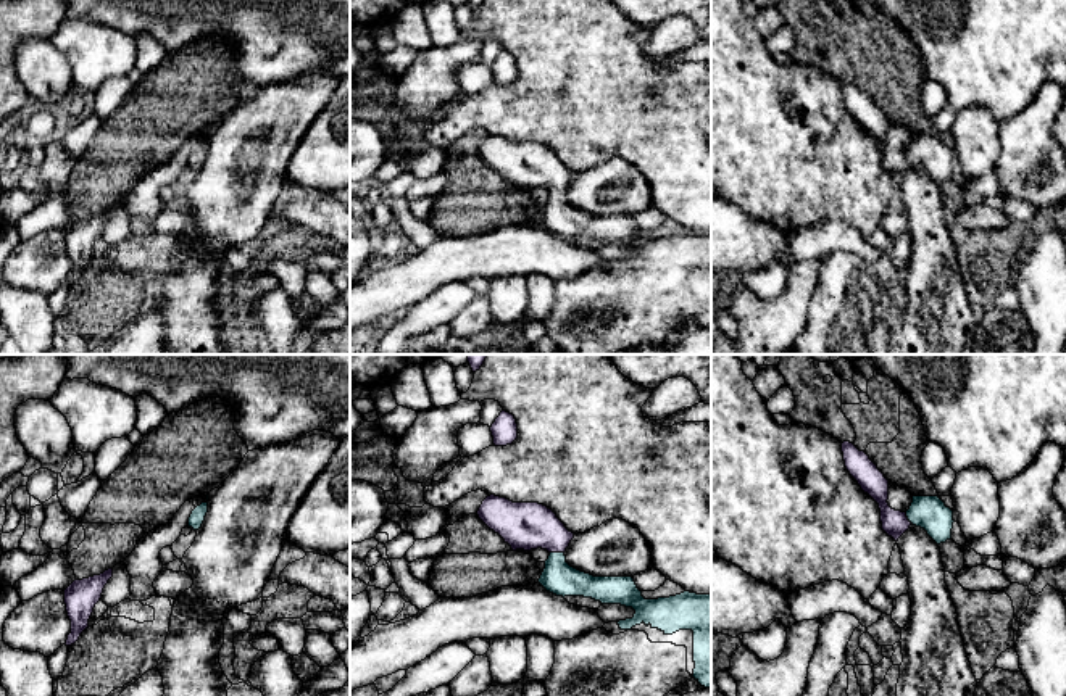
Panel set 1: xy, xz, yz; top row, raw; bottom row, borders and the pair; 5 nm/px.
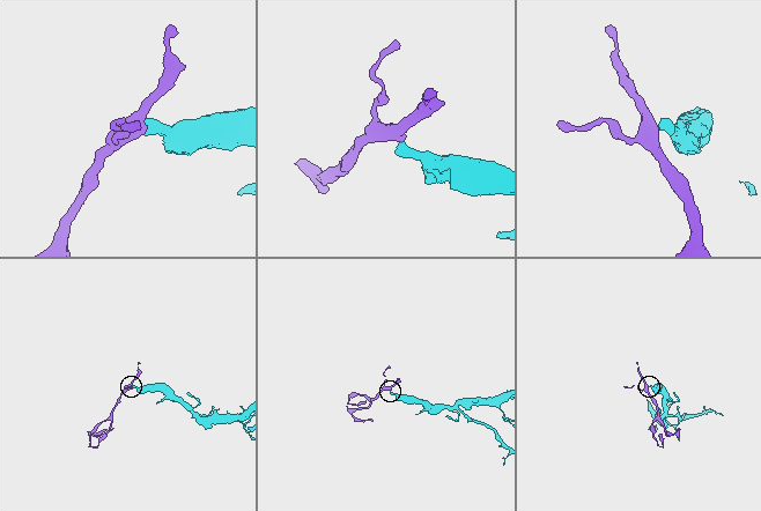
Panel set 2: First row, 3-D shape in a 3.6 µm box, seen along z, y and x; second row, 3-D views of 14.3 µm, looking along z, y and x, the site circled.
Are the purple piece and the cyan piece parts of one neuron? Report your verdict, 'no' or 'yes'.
yes

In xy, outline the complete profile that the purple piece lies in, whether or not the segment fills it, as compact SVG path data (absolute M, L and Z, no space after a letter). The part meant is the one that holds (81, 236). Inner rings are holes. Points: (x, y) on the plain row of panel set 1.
M108 208L100 214L74 219L65 229L66 251L71 259L71 272L65 282L66 285L74 284L81 272L89 267L89 258L94 251L94 246L100 240L103 227L111 216L113 208Z

